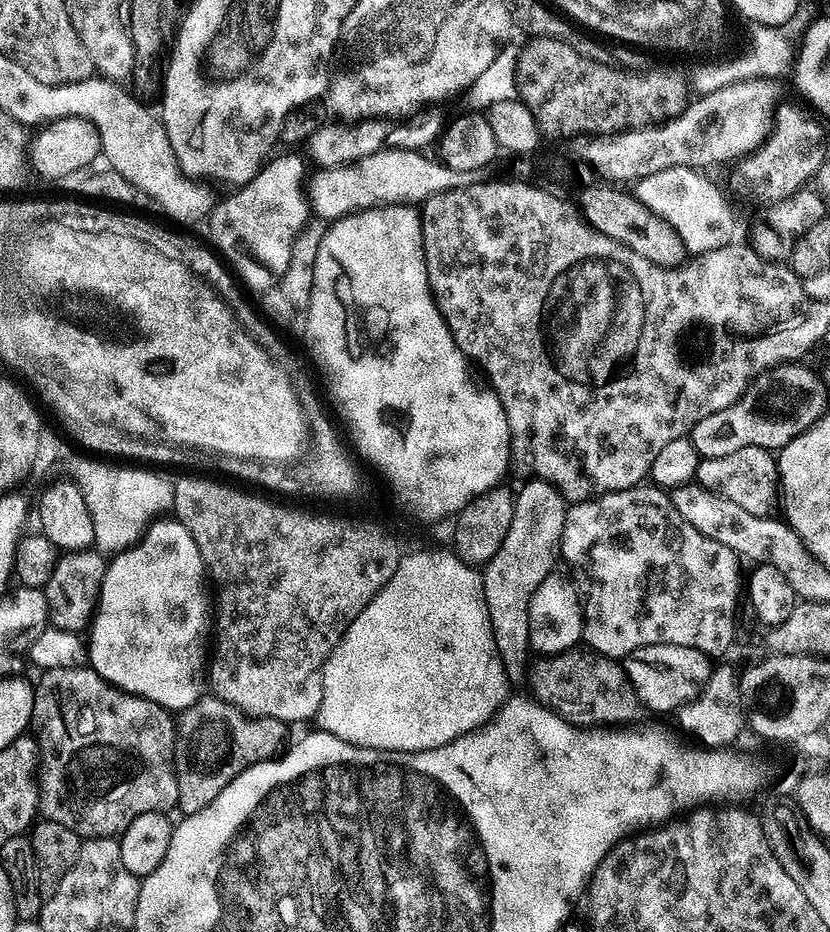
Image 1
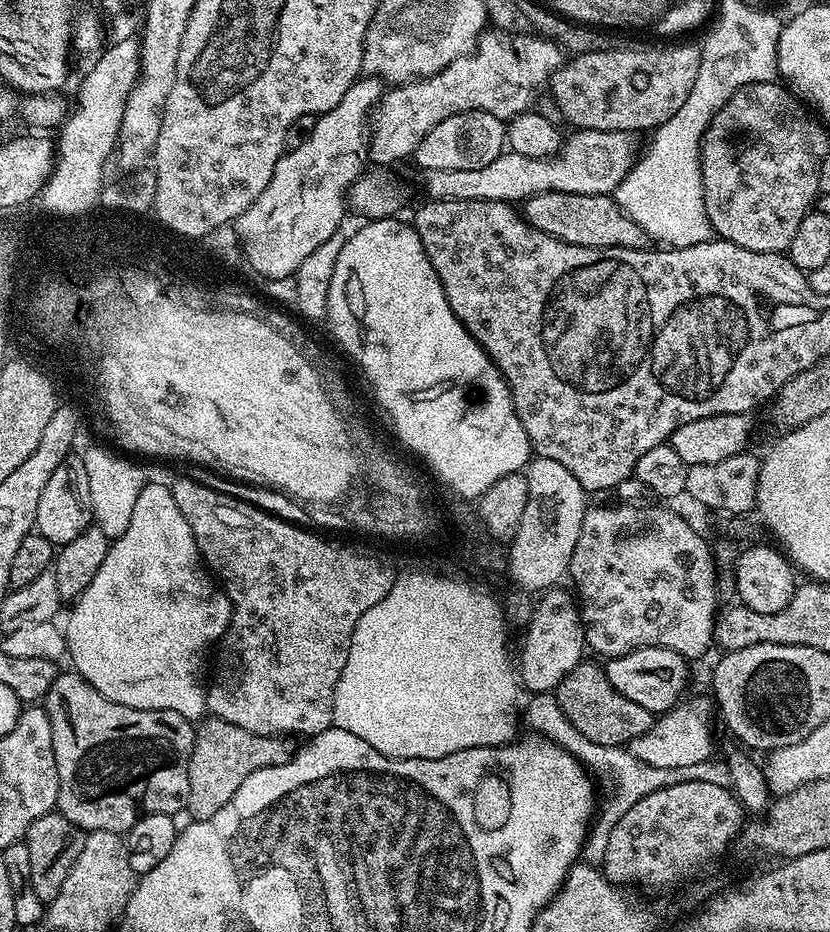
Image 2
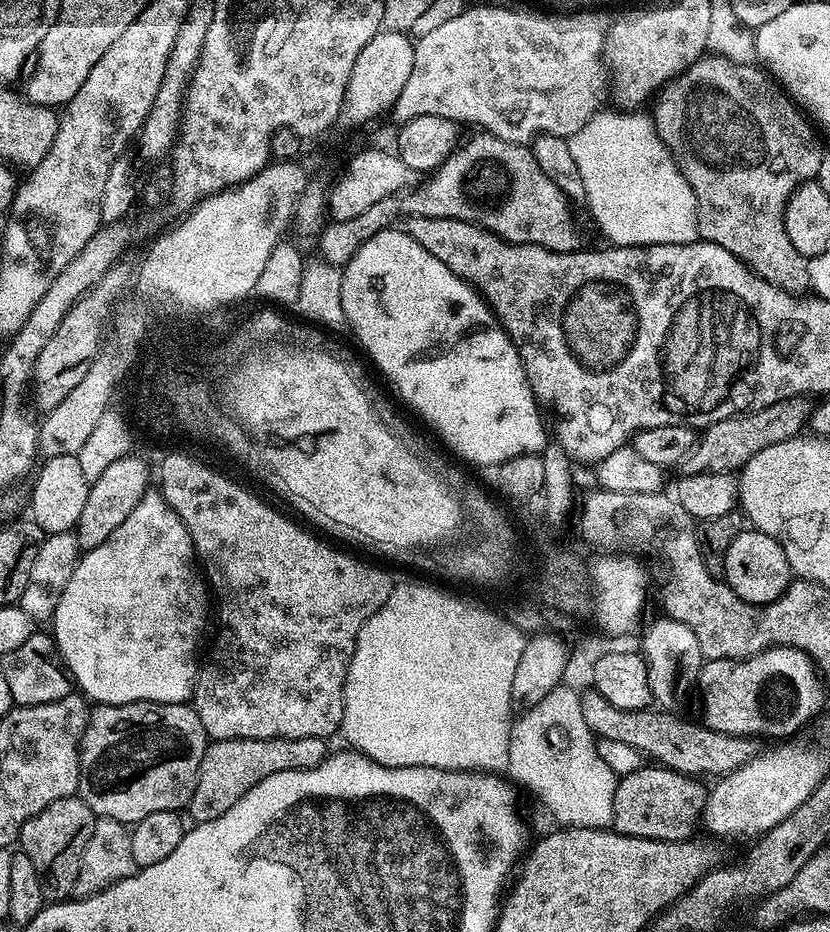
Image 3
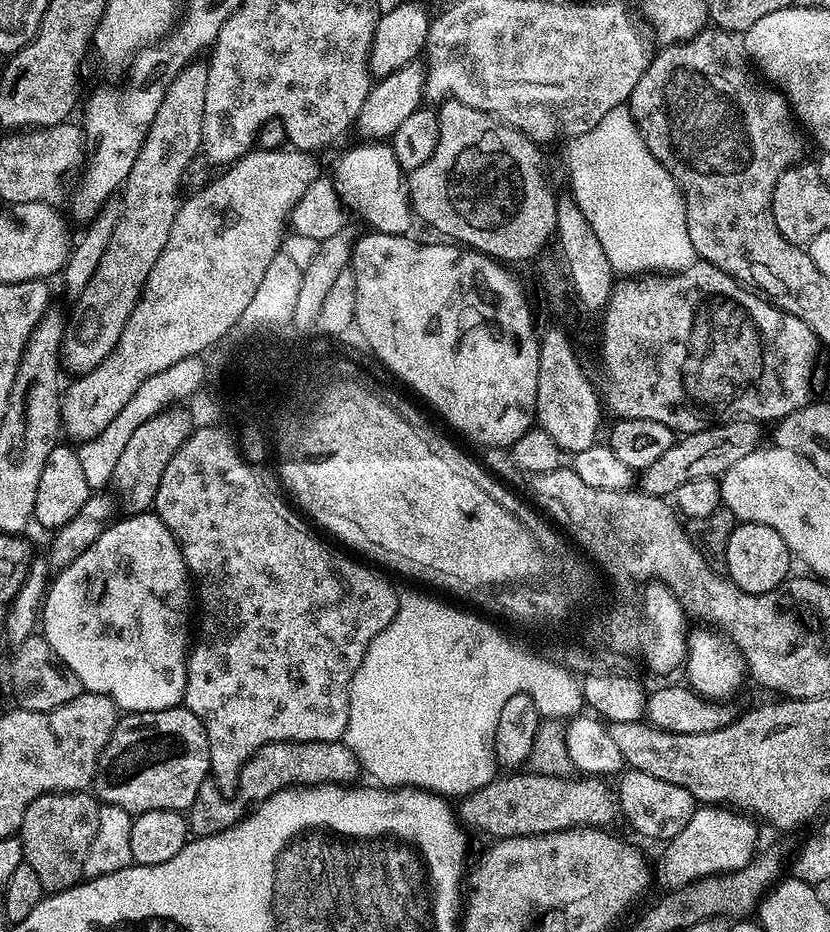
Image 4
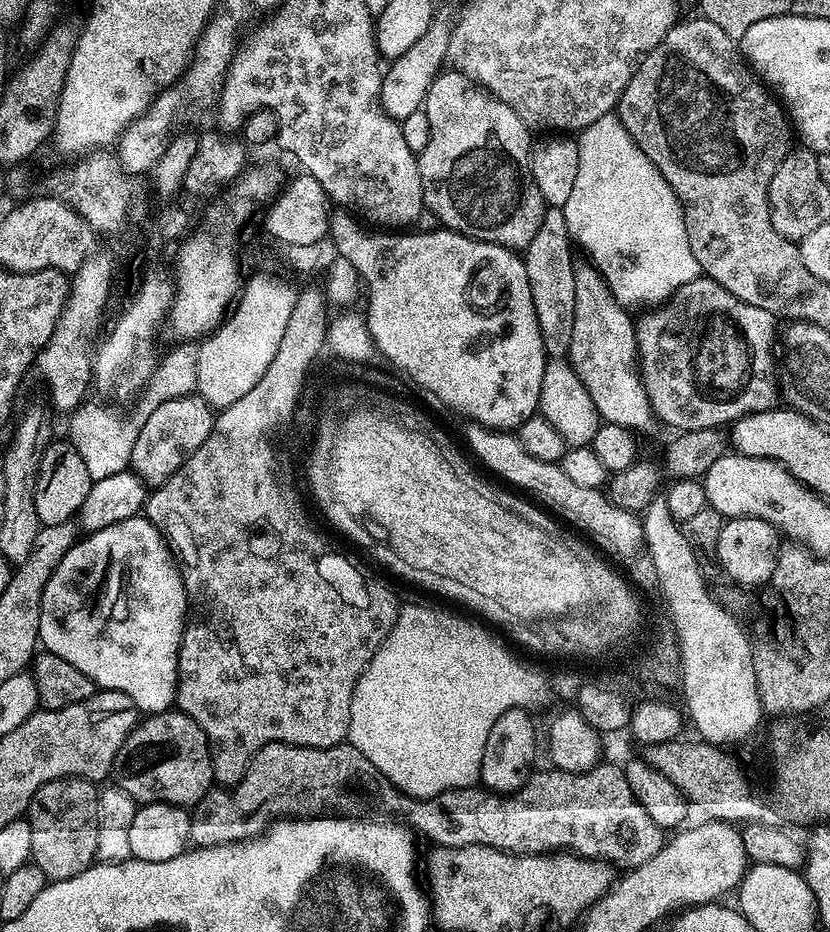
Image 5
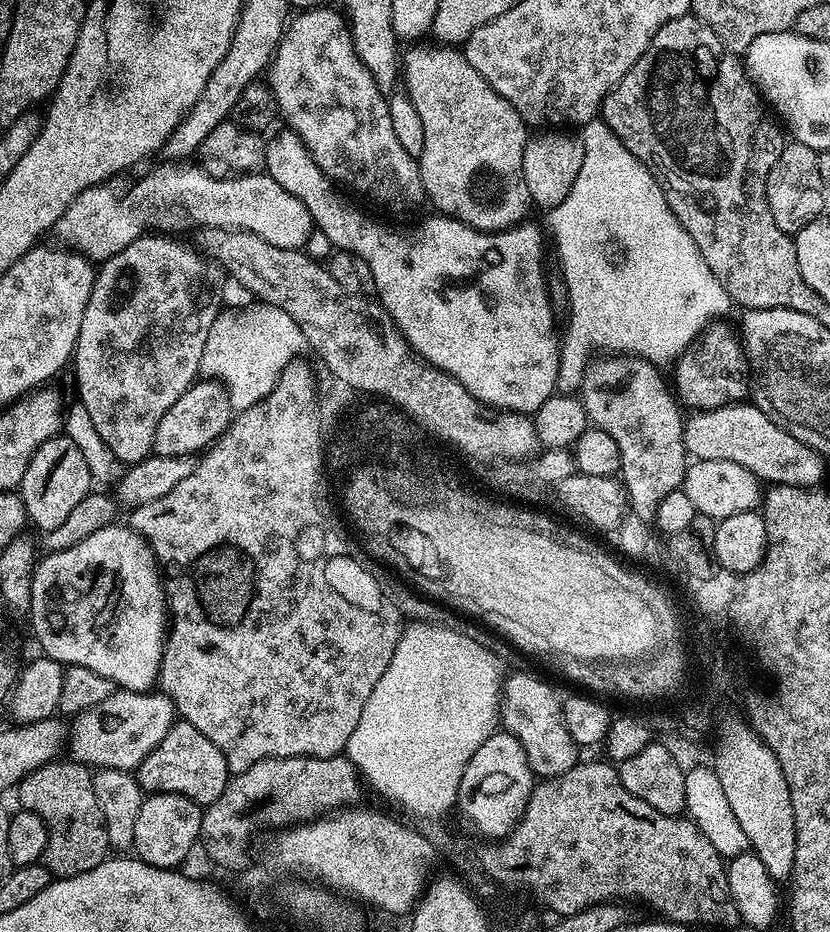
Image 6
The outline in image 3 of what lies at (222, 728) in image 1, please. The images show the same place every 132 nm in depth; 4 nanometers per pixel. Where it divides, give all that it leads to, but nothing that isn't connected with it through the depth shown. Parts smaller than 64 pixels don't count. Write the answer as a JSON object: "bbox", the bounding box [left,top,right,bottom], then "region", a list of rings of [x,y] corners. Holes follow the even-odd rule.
{"bbox":[186,738,329,824],"region":[[[254,738],[253,740],[212,740],[206,754],[202,758],[200,773],[196,779],[196,788],[192,791],[192,799],[186,805],[186,812],[193,816],[196,824],[205,824],[230,810],[246,790],[250,790],[262,778],[270,778],[270,774],[278,774],[286,770],[306,770],[323,762],[329,755],[329,741],[325,738]]]}

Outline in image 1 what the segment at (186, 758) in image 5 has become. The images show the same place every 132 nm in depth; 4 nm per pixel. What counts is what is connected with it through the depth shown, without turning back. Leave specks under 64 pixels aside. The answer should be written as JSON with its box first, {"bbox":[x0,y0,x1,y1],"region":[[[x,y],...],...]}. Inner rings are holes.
{"bbox":[32,666,178,838],"region":[[[90,666],[82,668],[49,668],[39,673],[40,681],[35,681],[34,710],[32,724],[34,725],[34,739],[38,753],[38,812],[43,819],[62,822],[62,826],[74,830],[81,838],[90,836],[119,837],[121,832],[138,818],[138,814],[151,812],[167,813],[169,808],[176,807],[178,802],[178,778],[176,777],[176,763],[174,762],[174,746],[176,745],[176,722],[173,713],[167,708],[158,706],[133,692],[124,692],[113,684],[108,684]]]}

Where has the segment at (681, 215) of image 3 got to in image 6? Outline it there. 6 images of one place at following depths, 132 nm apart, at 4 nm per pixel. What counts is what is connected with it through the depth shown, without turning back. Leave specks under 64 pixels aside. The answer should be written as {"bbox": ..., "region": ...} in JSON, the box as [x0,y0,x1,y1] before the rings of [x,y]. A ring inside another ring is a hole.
{"bbox":[547,119,730,394],"region":[[[603,119],[591,120],[589,124],[583,125],[582,137],[585,144],[585,158],[582,168],[578,172],[574,184],[566,198],[562,199],[560,205],[547,213],[548,224],[552,227],[552,236],[556,239],[556,252],[560,255],[560,272],[564,275],[564,288],[568,291],[568,329],[563,329],[562,343],[560,345],[560,365],[558,366],[557,389],[564,394],[576,394],[581,391],[584,382],[584,373],[590,367],[591,358],[595,352],[621,352],[624,358],[639,358],[644,362],[659,362],[658,360],[675,361],[693,347],[694,341],[709,327],[711,316],[720,316],[727,308],[730,301],[722,282],[714,278],[710,266],[698,254],[698,246],[694,246],[694,238],[686,234],[686,230],[678,222],[678,218],[670,210],[670,206],[664,197],[664,191],[656,176],[647,168],[626,146],[610,131]]]}

